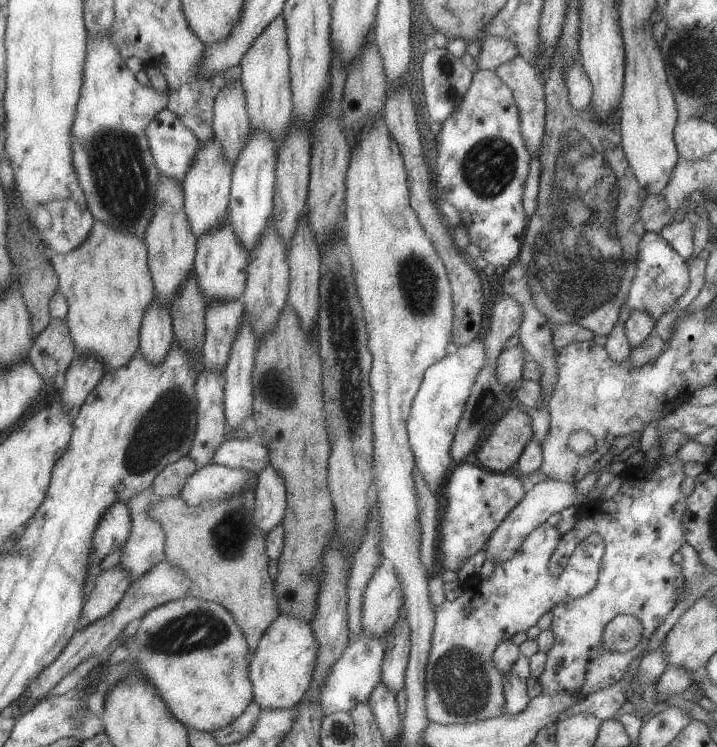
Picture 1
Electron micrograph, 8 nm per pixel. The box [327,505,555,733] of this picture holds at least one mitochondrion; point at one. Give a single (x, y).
(463, 686)

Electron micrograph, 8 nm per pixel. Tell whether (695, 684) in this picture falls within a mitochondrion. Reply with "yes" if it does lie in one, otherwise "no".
no

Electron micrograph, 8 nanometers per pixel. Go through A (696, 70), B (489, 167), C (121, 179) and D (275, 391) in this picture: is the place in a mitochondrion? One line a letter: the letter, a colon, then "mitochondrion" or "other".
A: mitochondrion
B: mitochondrion
C: mitochondrion
D: mitochondrion

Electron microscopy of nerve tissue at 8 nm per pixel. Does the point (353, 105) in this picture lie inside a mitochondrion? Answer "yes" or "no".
no

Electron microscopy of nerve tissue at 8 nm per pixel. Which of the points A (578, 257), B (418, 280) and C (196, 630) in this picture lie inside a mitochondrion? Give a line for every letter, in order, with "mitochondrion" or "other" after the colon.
A: mitochondrion
B: mitochondrion
C: mitochondrion

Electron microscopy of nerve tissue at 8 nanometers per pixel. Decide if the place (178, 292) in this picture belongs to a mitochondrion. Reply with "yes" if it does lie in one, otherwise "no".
no

